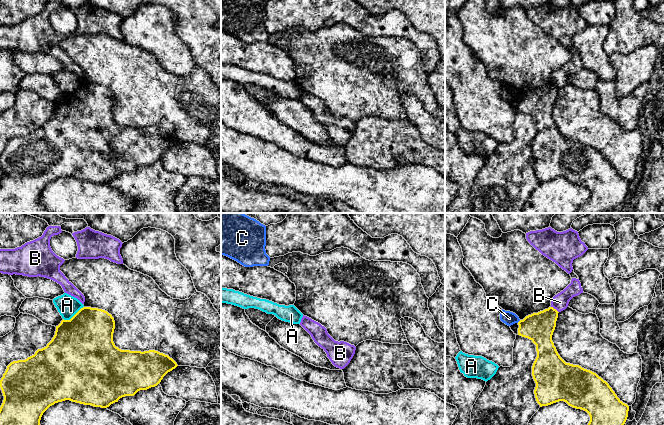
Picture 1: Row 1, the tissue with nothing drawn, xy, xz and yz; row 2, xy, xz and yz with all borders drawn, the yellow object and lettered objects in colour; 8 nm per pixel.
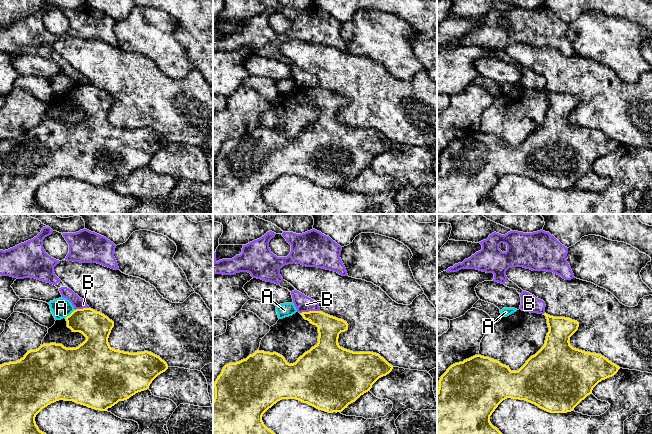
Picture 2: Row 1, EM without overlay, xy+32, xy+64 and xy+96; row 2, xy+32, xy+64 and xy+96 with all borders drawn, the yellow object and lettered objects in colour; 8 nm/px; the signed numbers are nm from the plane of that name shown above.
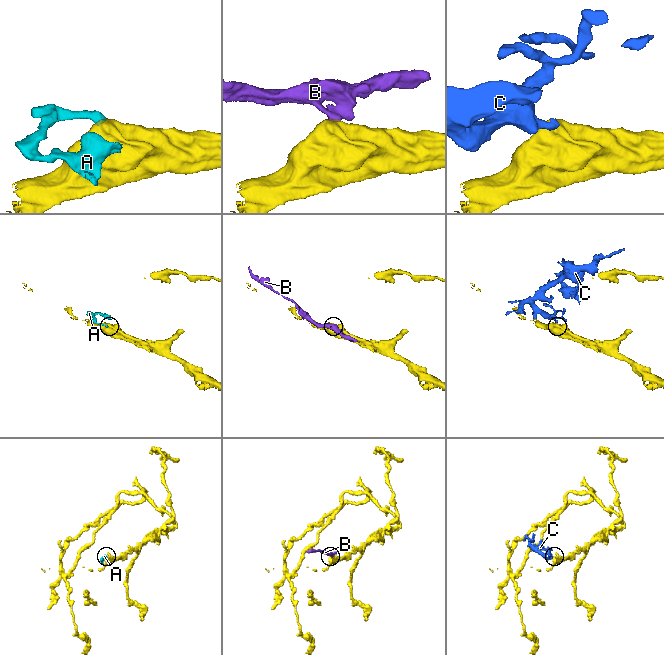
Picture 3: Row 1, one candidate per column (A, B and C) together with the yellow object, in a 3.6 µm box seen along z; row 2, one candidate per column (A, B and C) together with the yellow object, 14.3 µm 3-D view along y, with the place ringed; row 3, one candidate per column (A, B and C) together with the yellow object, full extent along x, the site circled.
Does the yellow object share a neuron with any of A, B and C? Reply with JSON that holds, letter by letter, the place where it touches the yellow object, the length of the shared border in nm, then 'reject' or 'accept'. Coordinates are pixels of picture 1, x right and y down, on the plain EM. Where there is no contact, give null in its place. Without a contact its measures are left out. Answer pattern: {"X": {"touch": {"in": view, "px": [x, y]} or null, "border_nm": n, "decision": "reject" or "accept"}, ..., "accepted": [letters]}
{"A": {"touch": {"in": "xy", "px": [74, 91]}, "border_nm": 200, "decision": "reject"}, "B": {"touch": {"in": "yz", "px": [555, 85]}, "border_nm": 80, "decision": "reject"}, "C": {"touch": {"in": "yz", "px": [519, 97]}, "border_nm": 40, "decision": "reject"}, "accepted": []}

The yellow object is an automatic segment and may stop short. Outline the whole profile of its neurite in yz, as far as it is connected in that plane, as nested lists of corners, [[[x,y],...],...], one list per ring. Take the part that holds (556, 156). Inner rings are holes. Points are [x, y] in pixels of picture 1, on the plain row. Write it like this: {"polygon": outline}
{"polygon": [[[549,83],[518,98],[518,111],[530,115],[536,121],[537,133],[532,142],[536,177],[540,183],[564,177],[573,184],[586,187],[590,197],[576,213],[601,213],[612,210],[625,200],[629,182],[623,179],[609,160],[596,149],[579,141],[566,139],[560,133],[552,117],[558,89],[556,85]]]}

